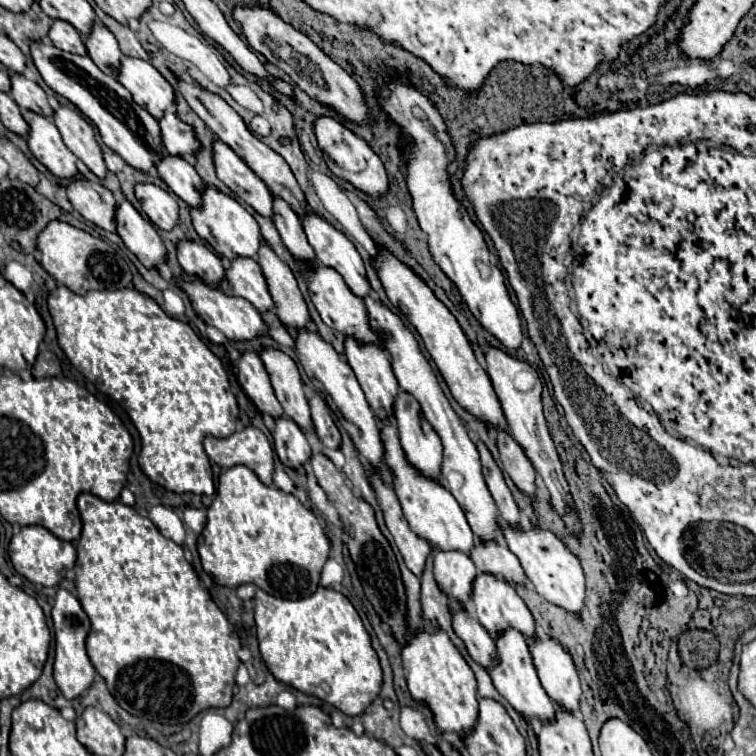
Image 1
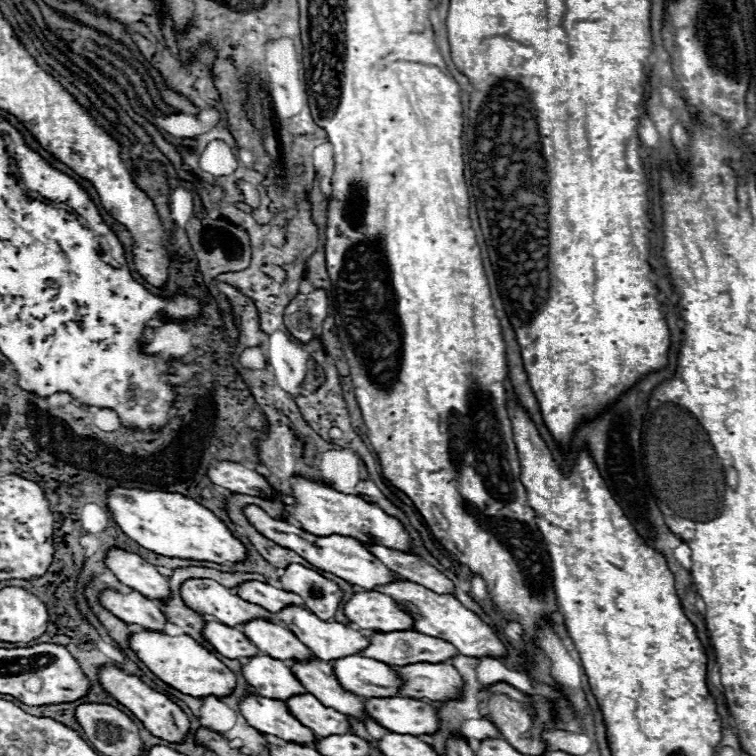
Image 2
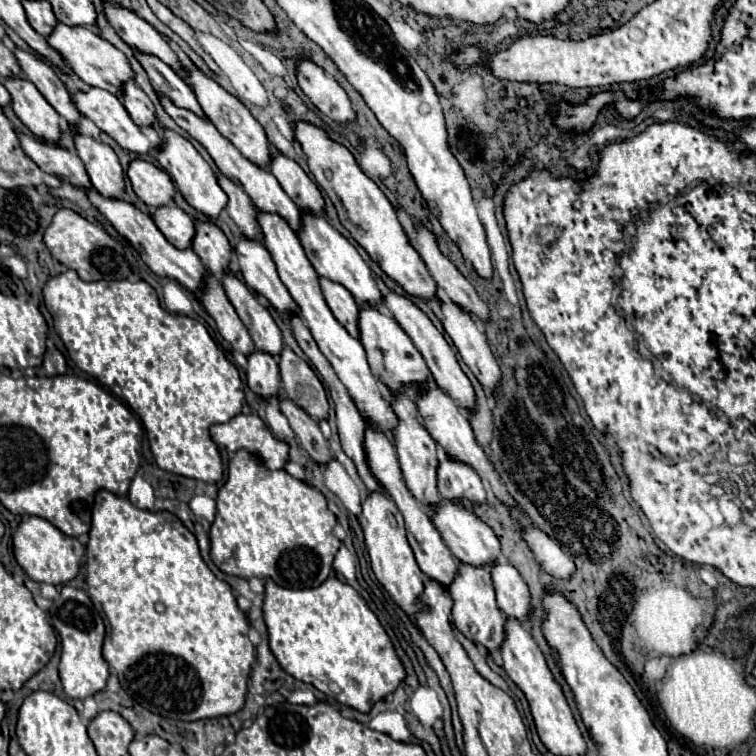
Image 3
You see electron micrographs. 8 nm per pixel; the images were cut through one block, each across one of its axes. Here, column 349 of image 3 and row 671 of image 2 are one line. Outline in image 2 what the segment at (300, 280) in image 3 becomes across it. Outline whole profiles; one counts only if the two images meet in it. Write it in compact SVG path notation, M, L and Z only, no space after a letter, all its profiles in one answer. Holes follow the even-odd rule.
M344 656L334 660L334 674L346 692L356 696L398 696L400 680L396 674L374 658Z

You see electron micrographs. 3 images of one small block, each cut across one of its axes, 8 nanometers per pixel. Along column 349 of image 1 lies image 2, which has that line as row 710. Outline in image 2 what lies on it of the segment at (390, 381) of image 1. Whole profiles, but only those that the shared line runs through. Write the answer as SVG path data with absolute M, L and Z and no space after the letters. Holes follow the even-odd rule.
M320 658L292 660L288 668L292 668L292 674L300 680L300 684L304 684L304 688L322 704L328 704L328 708L336 708L338 712L352 714L356 718L364 716L364 698L340 688L330 662Z

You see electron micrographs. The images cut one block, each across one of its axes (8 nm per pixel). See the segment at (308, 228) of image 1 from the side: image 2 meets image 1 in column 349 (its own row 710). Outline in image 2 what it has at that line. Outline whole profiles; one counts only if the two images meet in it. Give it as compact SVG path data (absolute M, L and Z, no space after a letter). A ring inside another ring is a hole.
M248 694L240 698L238 702L240 716L252 728L264 734L278 736L286 742L296 742L296 744L312 744L314 742L314 732L310 728L304 728L280 700L264 698L258 694Z

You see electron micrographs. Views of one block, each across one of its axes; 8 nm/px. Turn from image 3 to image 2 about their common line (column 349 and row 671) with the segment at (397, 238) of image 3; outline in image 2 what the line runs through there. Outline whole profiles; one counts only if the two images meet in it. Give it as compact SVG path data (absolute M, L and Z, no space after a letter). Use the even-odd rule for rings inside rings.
M156 630L132 632L130 650L148 666L148 670L158 676L168 686L180 690L182 694L190 694L194 698L202 696L226 696L236 686L236 676L230 672L216 656L212 656L206 648L194 642L190 636L168 636Z

